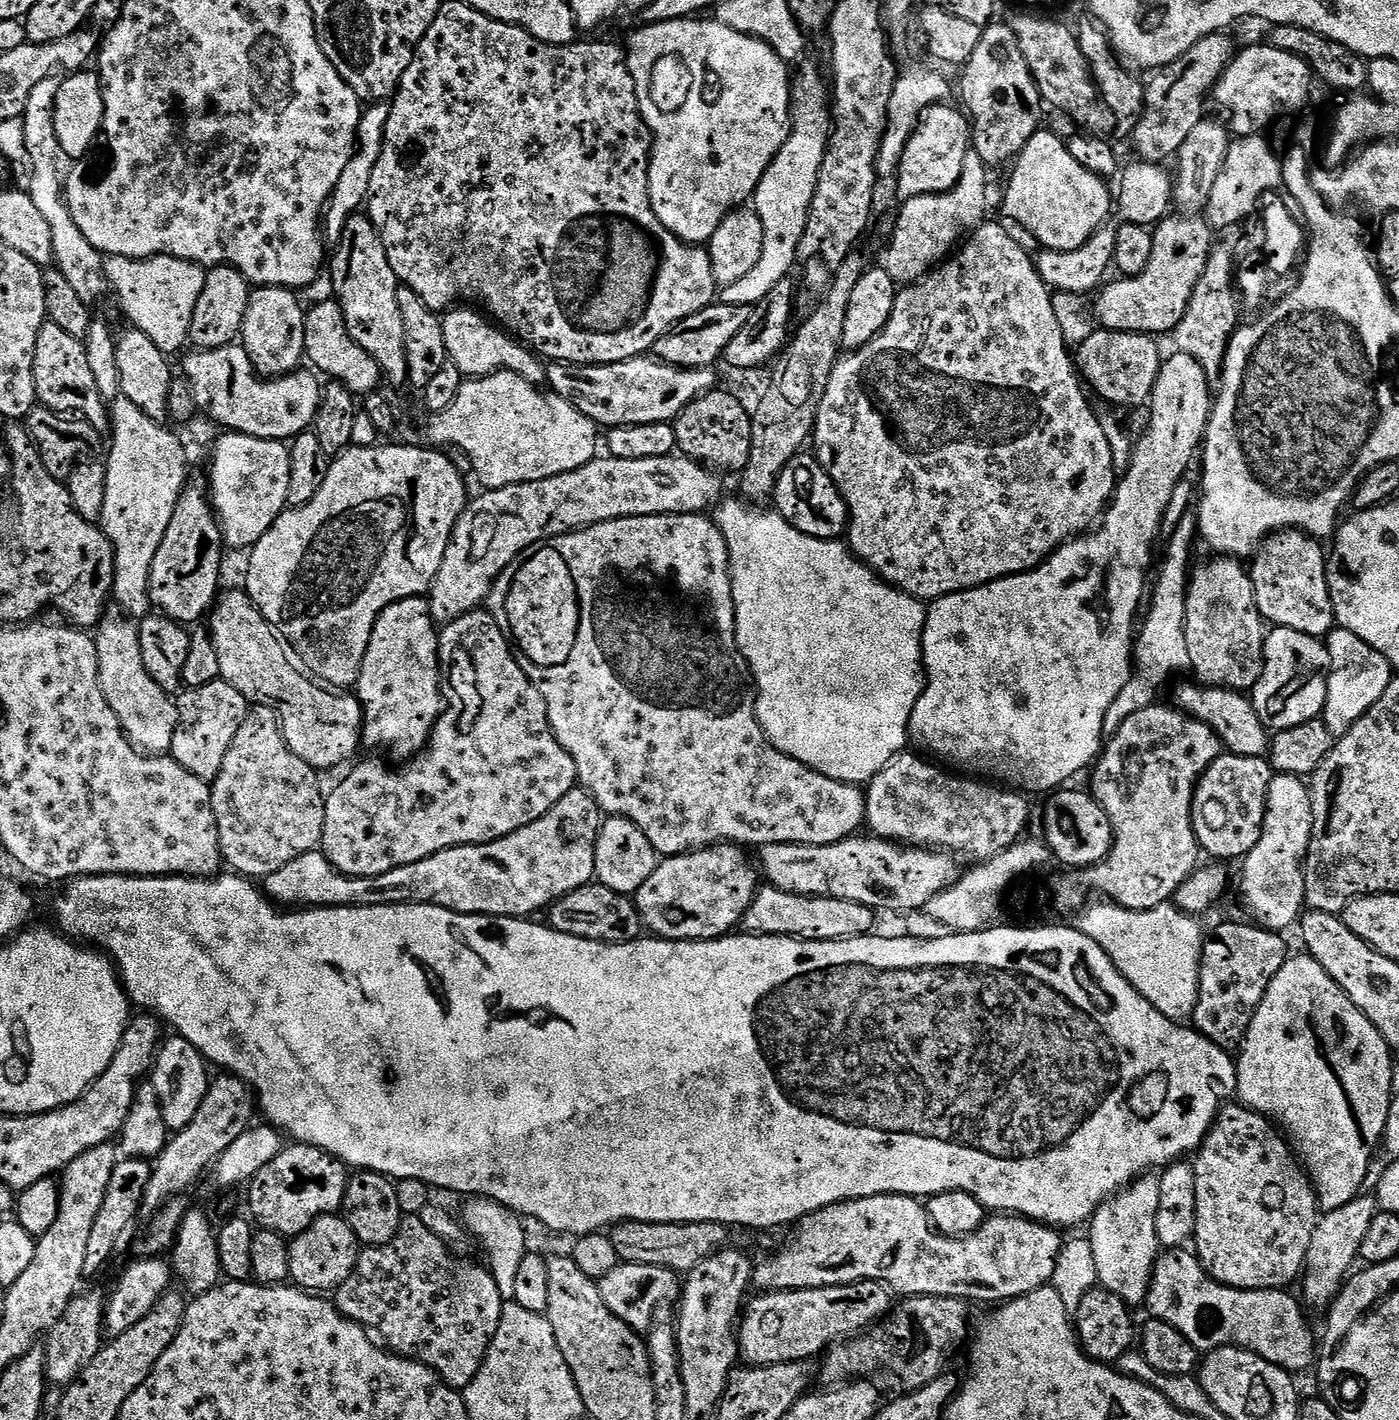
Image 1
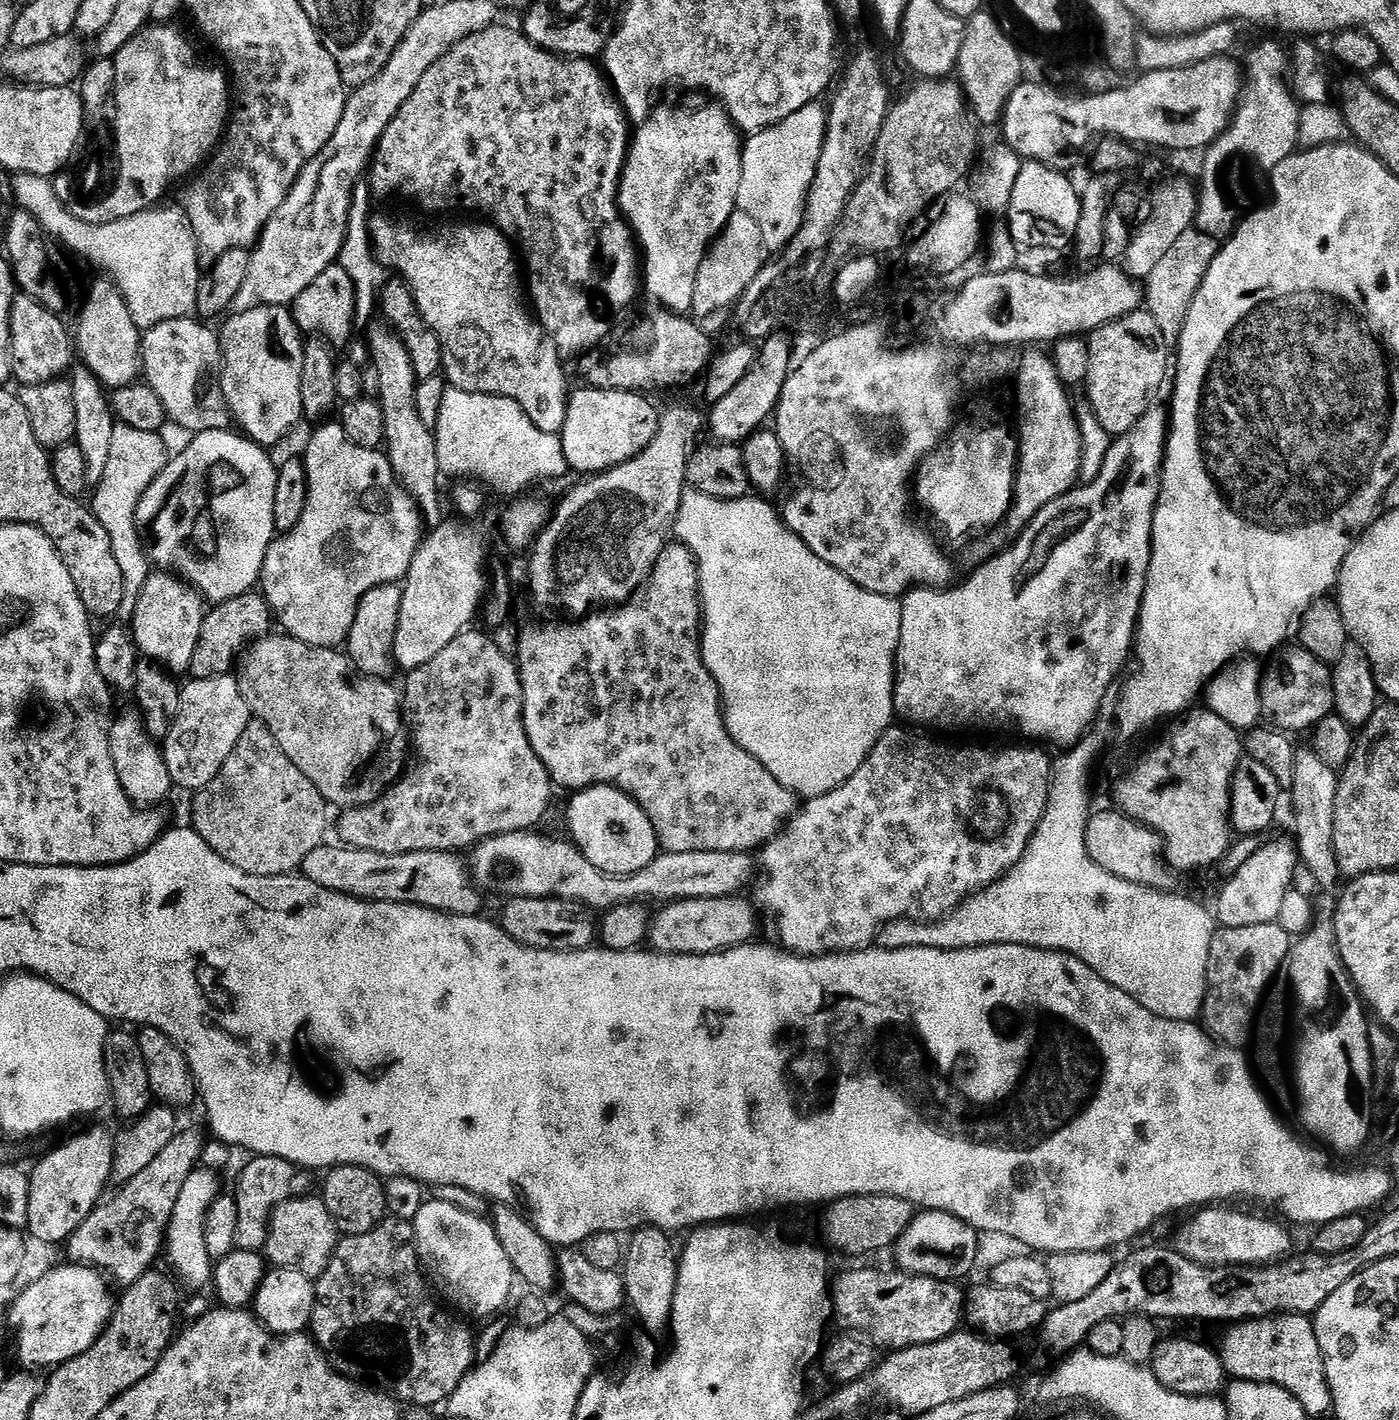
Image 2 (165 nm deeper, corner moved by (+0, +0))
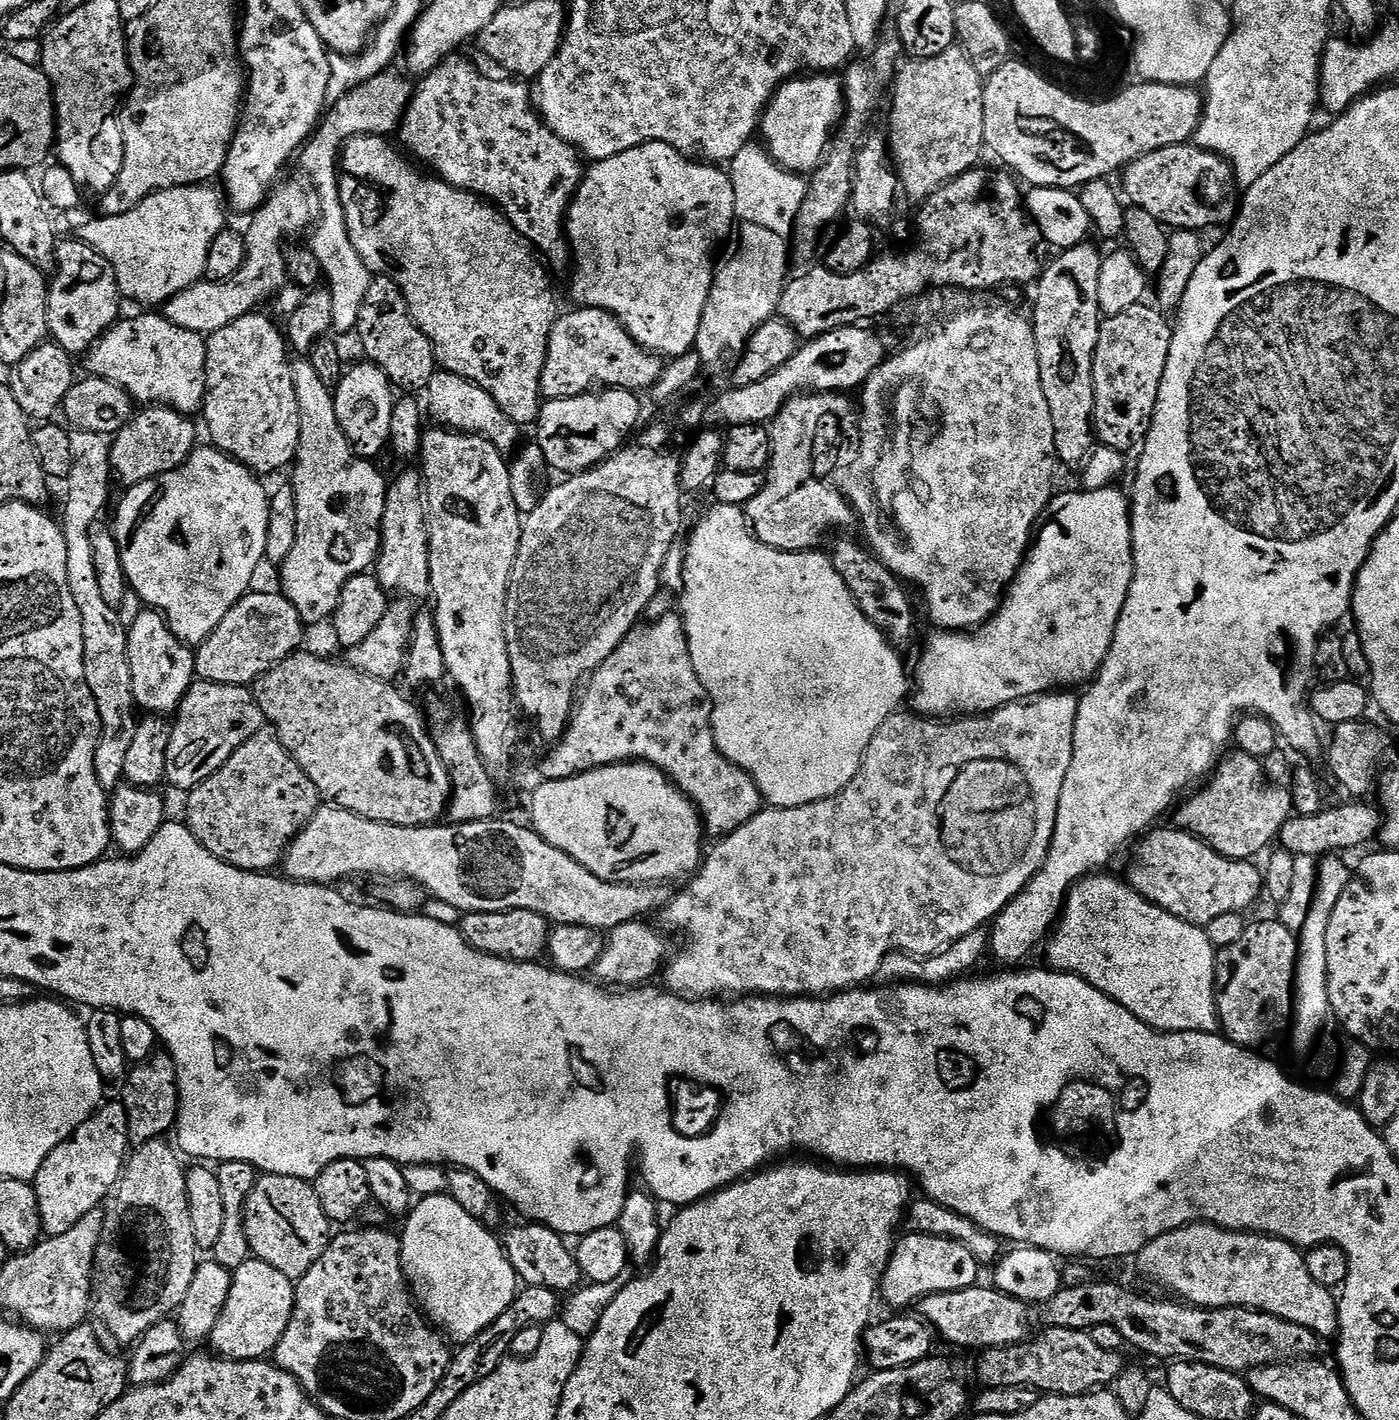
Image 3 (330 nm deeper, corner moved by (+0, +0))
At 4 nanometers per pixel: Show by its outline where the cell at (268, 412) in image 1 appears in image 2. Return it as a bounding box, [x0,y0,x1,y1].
[142,318,234,433]

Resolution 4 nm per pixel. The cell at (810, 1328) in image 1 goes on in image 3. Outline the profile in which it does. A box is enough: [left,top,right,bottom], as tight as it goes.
[918,1286,1034,1348]

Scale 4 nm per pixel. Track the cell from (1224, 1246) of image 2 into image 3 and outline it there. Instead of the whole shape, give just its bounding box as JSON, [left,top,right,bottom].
[1138,1222,1340,1338]

